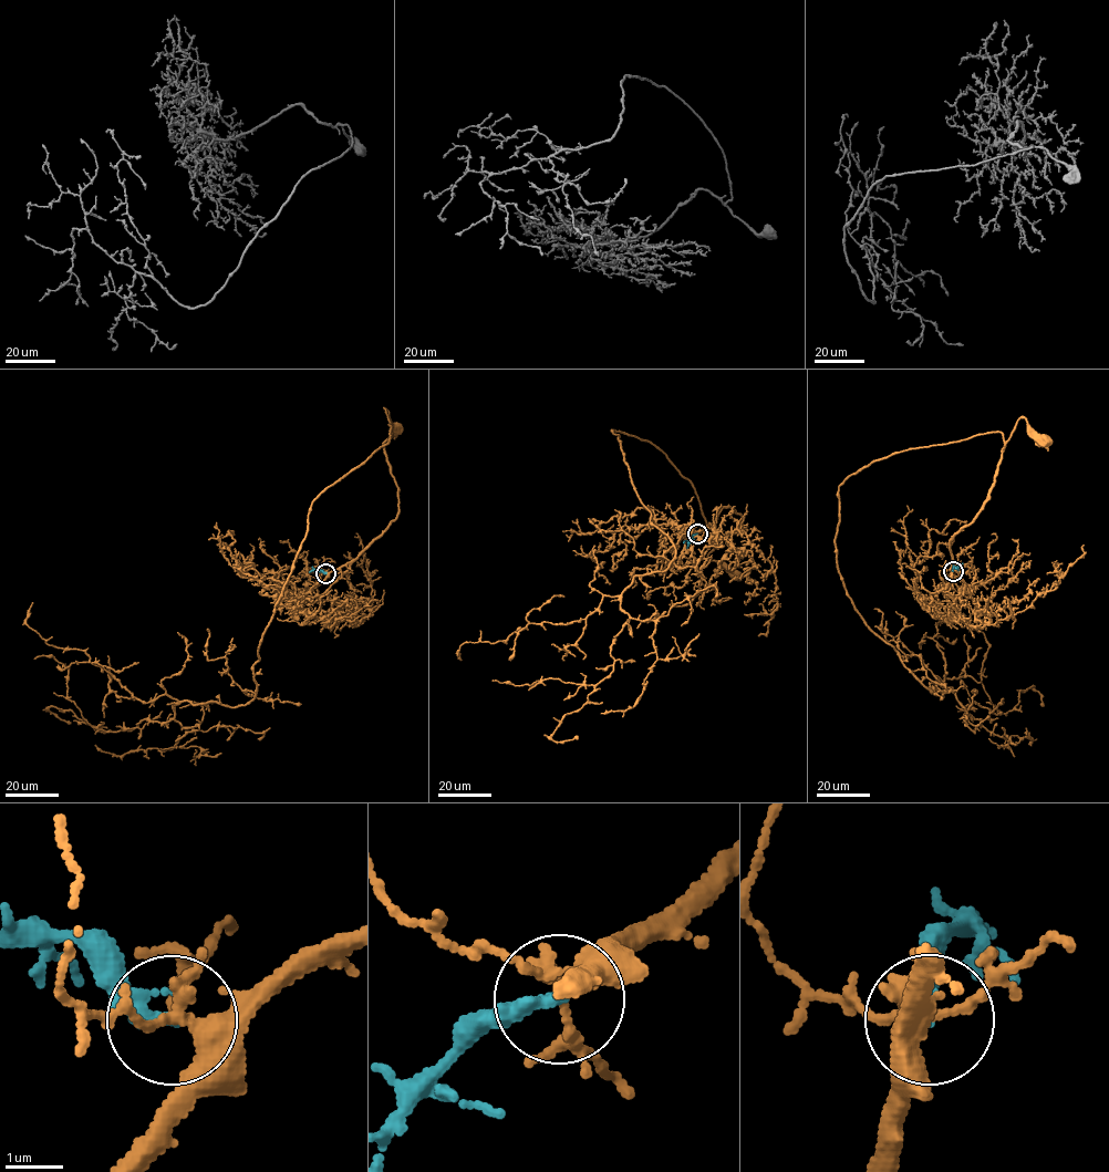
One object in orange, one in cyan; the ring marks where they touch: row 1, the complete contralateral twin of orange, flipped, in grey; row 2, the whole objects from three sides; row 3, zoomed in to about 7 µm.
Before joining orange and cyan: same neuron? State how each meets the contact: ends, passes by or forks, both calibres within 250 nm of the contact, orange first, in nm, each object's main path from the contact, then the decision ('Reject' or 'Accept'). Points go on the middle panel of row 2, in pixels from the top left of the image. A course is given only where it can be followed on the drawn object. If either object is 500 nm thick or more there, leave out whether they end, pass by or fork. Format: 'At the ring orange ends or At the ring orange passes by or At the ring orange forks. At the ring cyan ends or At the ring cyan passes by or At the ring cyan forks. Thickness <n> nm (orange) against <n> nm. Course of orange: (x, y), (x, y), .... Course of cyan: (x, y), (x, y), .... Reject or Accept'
At the ring orange forks. At the ring cyan passes by. Thickness 240 nm (orange) against 200 nm. Course of orange: (697, 533), (713, 524), (724, 507), (739, 514), (738, 527), (713, 542), (717, 542), (707, 556), (734, 574). Course of cyan: (696, 533), (686, 548). Reject

